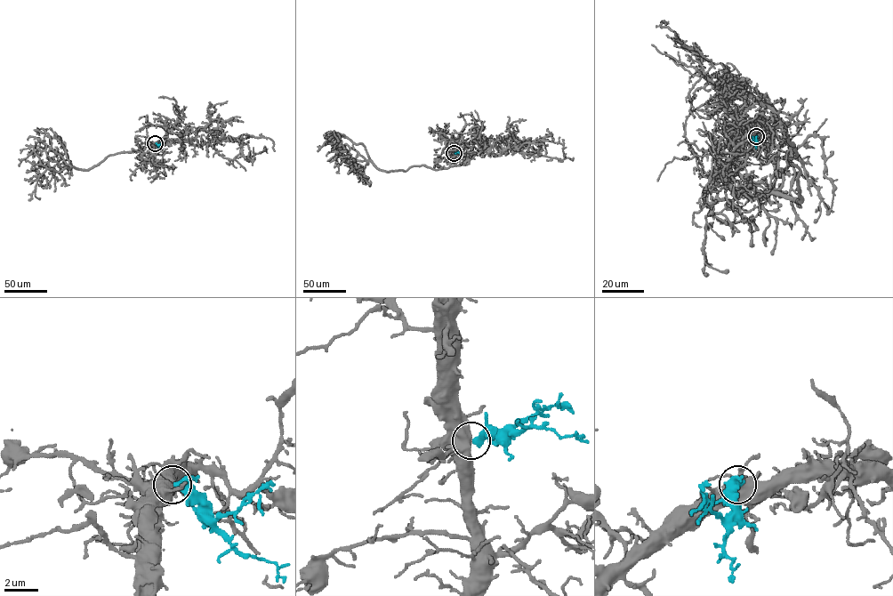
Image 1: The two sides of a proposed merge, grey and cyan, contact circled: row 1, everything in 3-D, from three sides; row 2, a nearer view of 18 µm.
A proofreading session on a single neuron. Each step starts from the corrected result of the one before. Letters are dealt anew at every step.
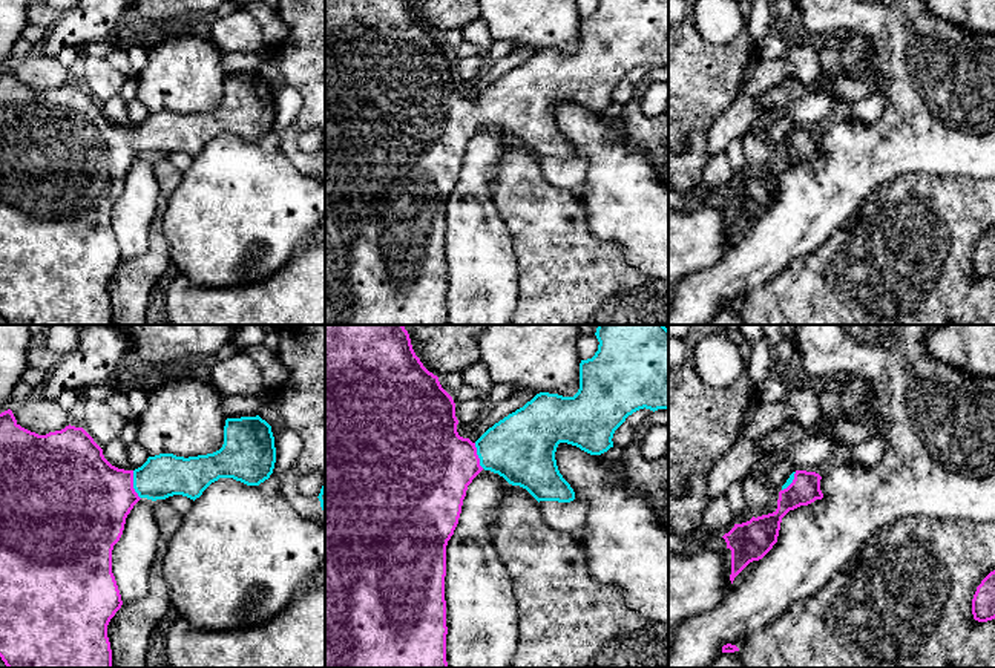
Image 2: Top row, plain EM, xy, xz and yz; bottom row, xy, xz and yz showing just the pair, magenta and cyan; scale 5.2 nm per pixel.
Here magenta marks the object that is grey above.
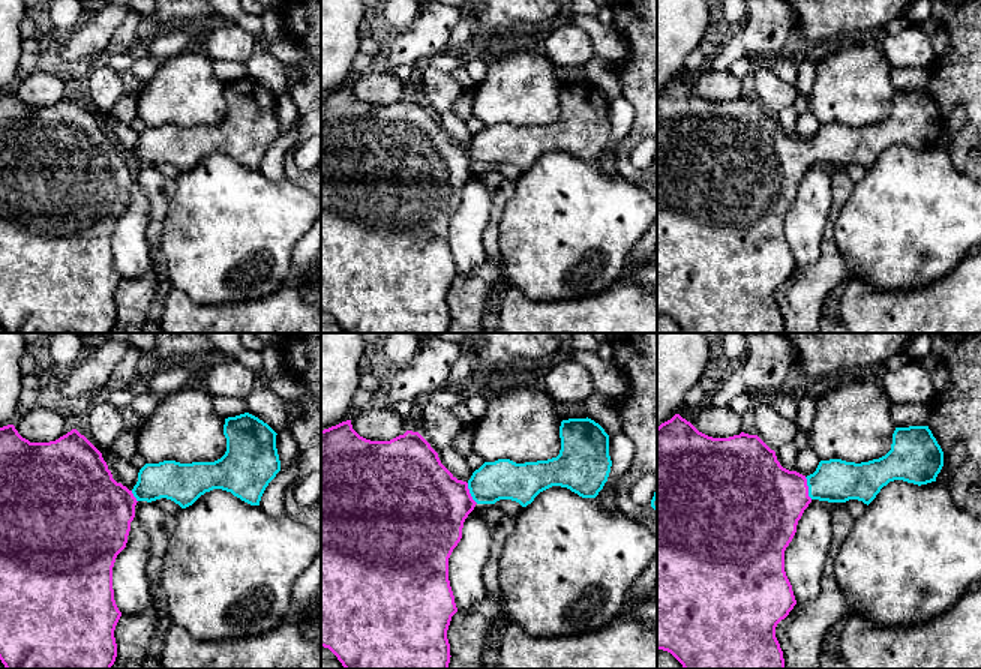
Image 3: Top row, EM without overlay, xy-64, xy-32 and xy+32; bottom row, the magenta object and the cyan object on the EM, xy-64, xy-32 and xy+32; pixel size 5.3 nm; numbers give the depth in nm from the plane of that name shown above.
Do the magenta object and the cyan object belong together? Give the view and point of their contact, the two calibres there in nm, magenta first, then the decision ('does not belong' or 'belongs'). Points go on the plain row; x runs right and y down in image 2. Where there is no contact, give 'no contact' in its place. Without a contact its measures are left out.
contact xy (132, 141); calibres 440 and 220 nm; belongs

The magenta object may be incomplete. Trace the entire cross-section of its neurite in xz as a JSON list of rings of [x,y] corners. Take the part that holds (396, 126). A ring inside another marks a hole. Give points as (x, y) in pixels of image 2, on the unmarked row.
[[[325,0],[325,325],[448,325],[446,319],[446,257],[445,257],[445,233],[446,233],[446,202],[458,181],[463,156],[468,142],[484,126],[503,133],[509,141],[526,146],[538,159],[558,158],[570,159],[575,156],[575,149],[558,127],[555,109],[560,100],[567,100],[580,104],[590,112],[601,112],[613,104],[613,90],[626,78],[629,72],[639,66],[668,66],[668,0],[599,0],[598,8],[592,15],[580,20],[580,46],[573,54],[540,49],[523,64],[509,70],[492,84],[489,84],[475,100],[463,95],[457,89],[458,77],[455,74],[455,60],[452,54],[442,44],[438,34],[429,29],[420,15],[415,12],[411,0]]]

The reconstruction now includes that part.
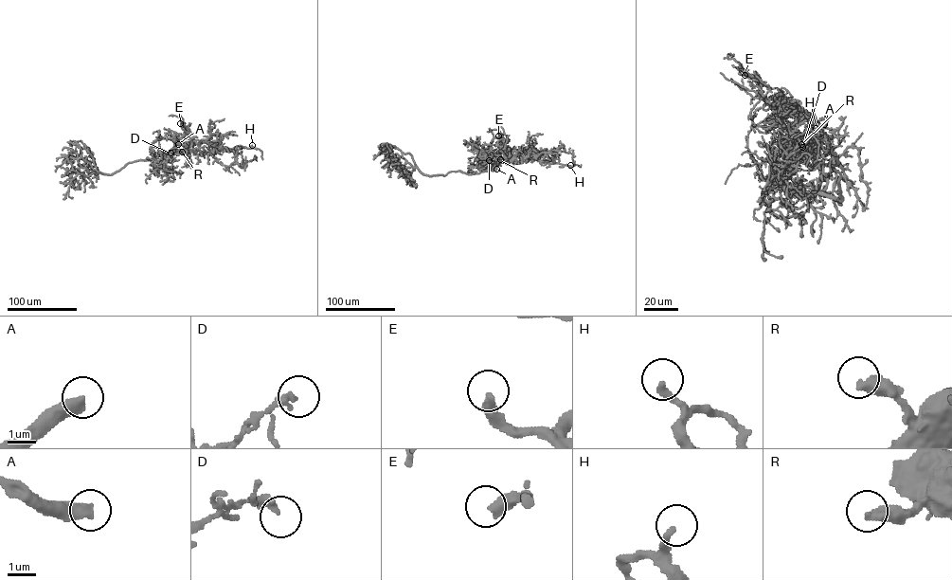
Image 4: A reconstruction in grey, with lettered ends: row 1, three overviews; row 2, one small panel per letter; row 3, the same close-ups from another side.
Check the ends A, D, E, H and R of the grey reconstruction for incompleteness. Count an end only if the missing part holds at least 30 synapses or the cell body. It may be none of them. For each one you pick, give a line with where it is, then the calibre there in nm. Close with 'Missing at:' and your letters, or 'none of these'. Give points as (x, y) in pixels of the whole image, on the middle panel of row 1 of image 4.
A: Place: (496, 169). Thickness 440 nm
E: Place: (498, 135). Thickness 400 nm
H: Place: (570, 165). Thickness 240 nm
R: Place: (500, 159). Thickness 400 nm
Missing at: A, E, H, R

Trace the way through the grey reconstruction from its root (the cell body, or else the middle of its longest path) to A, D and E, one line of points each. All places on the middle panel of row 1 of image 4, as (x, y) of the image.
A: (474, 173), (496, 169)
D: (474, 173), (484, 172), (484, 161), (489, 160)
E: (474, 173), (493, 168), (503, 143), (498, 135)

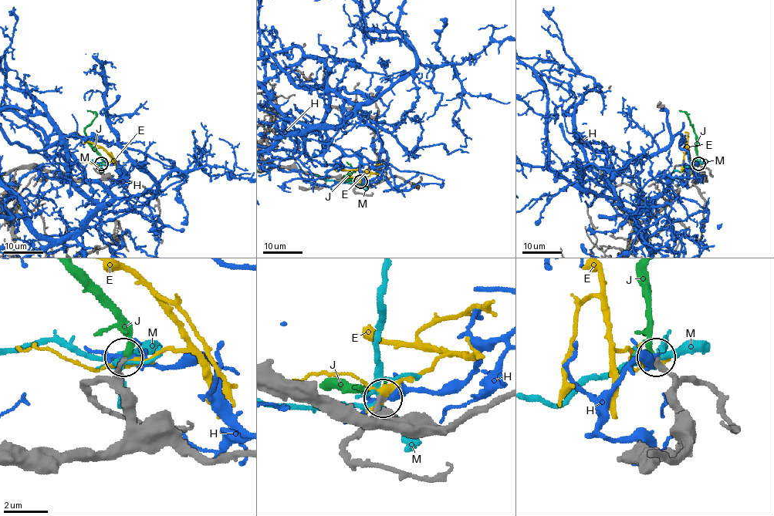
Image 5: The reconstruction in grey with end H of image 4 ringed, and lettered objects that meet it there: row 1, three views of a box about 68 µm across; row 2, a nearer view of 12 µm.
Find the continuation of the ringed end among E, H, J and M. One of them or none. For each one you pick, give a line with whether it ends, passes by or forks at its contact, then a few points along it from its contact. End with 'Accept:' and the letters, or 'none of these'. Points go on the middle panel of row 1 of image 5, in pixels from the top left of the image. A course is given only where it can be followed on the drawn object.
J: It ends there
Accept: J

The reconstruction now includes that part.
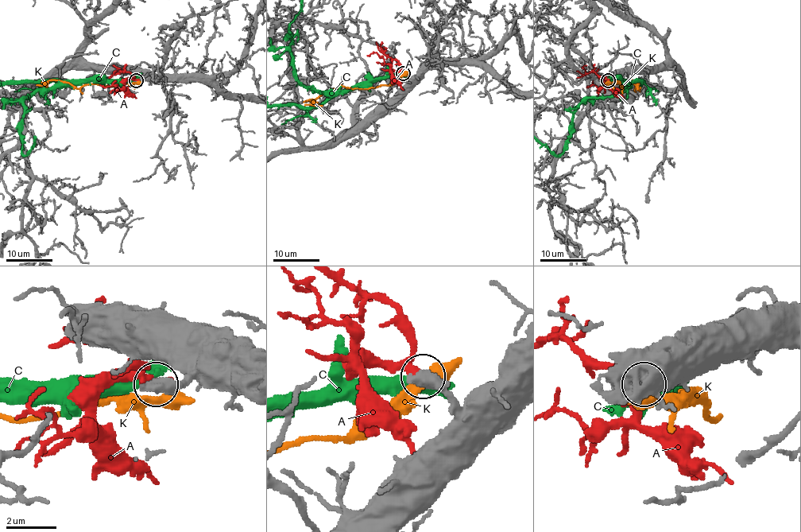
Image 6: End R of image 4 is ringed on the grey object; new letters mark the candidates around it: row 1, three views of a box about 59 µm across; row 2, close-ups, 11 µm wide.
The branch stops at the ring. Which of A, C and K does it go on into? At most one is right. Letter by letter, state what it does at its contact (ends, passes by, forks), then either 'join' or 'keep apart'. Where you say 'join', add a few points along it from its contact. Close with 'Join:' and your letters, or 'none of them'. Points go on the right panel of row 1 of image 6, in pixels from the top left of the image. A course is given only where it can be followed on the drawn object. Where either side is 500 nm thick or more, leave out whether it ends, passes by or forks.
A: join; course (609, 79), (598, 89), (593, 84), (588, 87), (590, 84)
C: keep apart
K: keep apart
Join: A

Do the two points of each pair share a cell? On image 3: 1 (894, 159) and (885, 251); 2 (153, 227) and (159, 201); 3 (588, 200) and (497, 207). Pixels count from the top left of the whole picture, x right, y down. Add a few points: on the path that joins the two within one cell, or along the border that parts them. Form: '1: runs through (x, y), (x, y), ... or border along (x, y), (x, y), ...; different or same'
1: runs through (894, 182), (894, 228); same
2: runs through (156, 221), (158, 207); same
3: border along (515, 182), (515, 191), (500, 221), (497, 242); different

